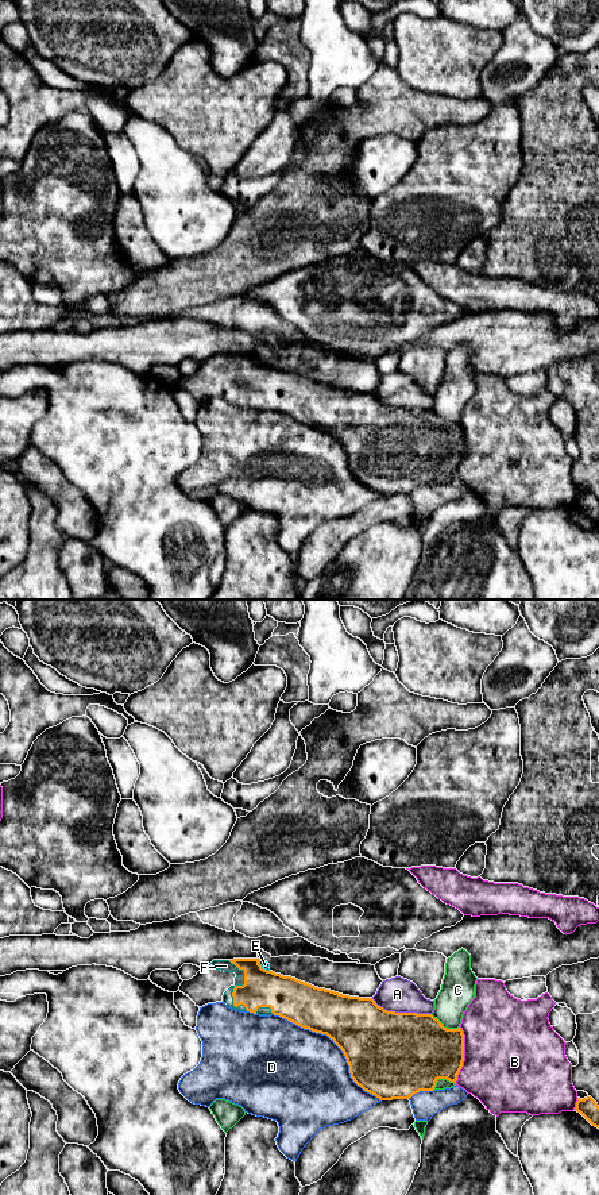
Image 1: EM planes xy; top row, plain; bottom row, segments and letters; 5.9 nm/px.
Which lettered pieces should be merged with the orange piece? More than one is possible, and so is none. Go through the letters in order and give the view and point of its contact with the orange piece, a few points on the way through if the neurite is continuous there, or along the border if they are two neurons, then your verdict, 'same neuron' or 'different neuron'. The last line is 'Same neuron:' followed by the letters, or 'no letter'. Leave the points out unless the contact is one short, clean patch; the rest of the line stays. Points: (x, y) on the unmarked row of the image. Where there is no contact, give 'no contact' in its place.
A: meets orange in xy at (401, 408); different neuron
B: meets orange in xy at (463, 450); different neuron
C: meets orange in xy at (445, 423); different neuron
D: meets orange in xy at (336, 439); different neuron
E: meets orange in xy at (263, 363); border along xy (259, 355), (269, 366); different neuron
F: meets orange in xy at (236, 381); same neuron
Same neuron: F

